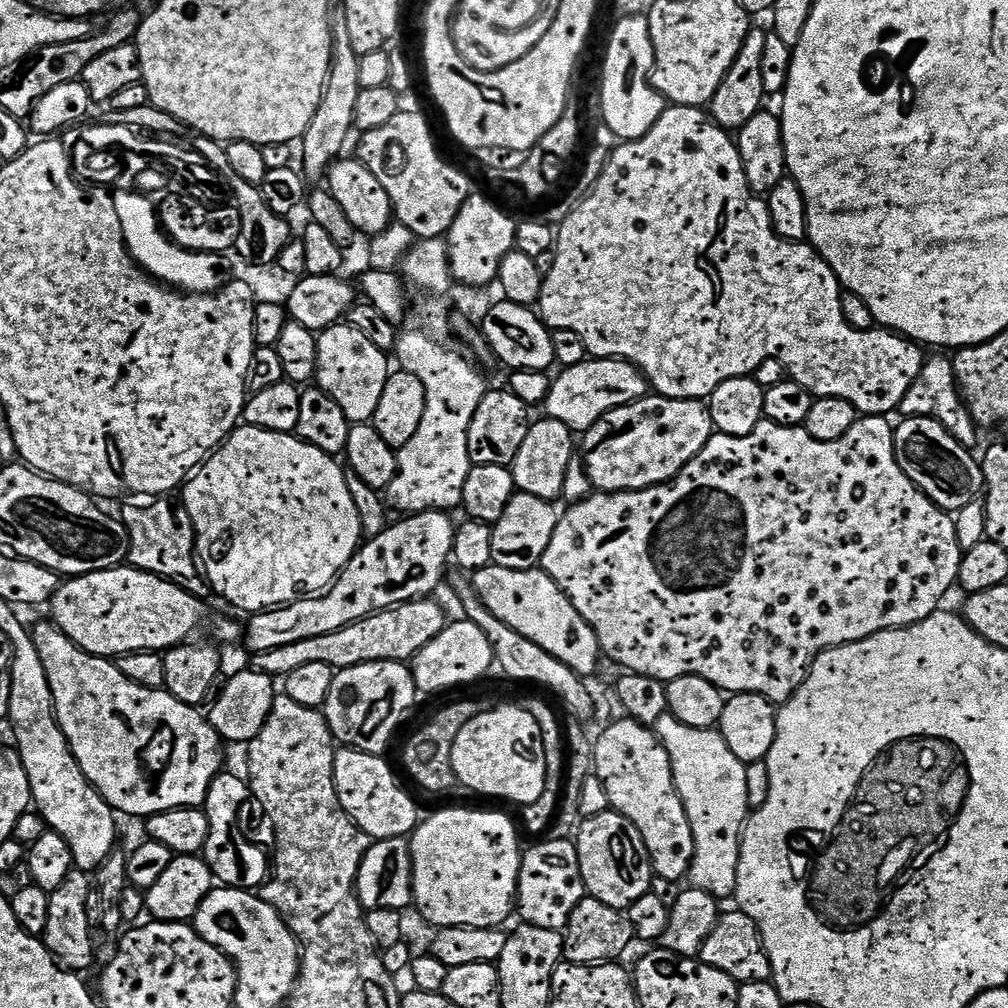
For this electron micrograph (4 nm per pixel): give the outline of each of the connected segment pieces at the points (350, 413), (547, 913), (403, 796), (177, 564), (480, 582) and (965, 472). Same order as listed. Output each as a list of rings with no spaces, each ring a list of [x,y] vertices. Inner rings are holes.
[[[347,322],[332,324],[318,336],[318,366],[316,367],[315,383],[346,414],[352,424],[369,423],[378,410],[378,401],[382,398],[382,390],[390,375],[389,357],[374,342],[369,342],[362,330],[354,330]]]
[[[544,838],[541,844],[525,851],[520,858],[520,884],[516,888],[518,916],[525,924],[542,926],[560,932],[568,925],[570,914],[586,895],[582,870],[578,866],[578,850],[571,839]]]
[[[341,747],[334,762],[336,793],[346,814],[373,841],[386,838],[411,837],[422,819],[418,805],[412,796],[396,781],[392,768],[384,756],[360,752],[357,748]]]
[[[152,498],[147,502],[136,502],[140,504],[132,505],[125,503],[123,505],[123,515],[122,519],[124,521],[124,528],[128,532],[128,559],[127,563],[131,565],[133,568],[140,568],[143,572],[149,572],[150,574],[154,574],[155,576],[161,576],[163,580],[174,580],[180,587],[185,588],[190,594],[194,594],[200,599],[201,602],[207,601],[207,596],[211,597],[213,595],[213,590],[208,585],[207,580],[204,579],[204,573],[198,563],[198,557],[196,554],[196,531],[194,530],[194,526],[192,525],[192,519],[190,518],[190,514],[186,511],[180,510],[177,508],[177,516],[176,516],[176,508],[171,504],[171,499],[168,498]]]
[[[489,566],[474,574],[476,592],[480,600],[506,626],[518,630],[522,638],[530,638],[530,642],[538,642],[546,654],[554,654],[558,662],[570,666],[581,678],[588,675],[602,661],[600,643],[594,630],[574,610],[570,598],[554,583],[547,572],[539,567],[526,570],[510,570]]]
[[[910,416],[895,425],[896,457],[902,470],[940,508],[954,514],[966,502],[981,495],[984,483],[982,464],[948,433],[946,426],[929,416]]]

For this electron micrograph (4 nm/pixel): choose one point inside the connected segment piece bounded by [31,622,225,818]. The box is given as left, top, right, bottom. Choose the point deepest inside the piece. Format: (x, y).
(146, 752)

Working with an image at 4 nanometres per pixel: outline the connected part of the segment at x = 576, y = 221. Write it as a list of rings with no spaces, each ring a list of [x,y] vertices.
[[[665,107],[658,122],[654,122],[645,136],[617,143],[598,182],[588,191],[584,201],[567,213],[563,220],[564,225],[556,232],[554,255],[551,257],[552,269],[547,269],[538,301],[540,319],[552,330],[574,330],[574,334],[582,338],[589,357],[614,356],[635,364],[648,379],[655,395],[675,400],[707,401],[712,392],[722,386],[722,382],[739,376],[752,376],[756,368],[766,362],[766,358],[778,358],[785,373],[806,386],[813,397],[842,398],[854,405],[857,413],[888,416],[899,409],[902,398],[906,398],[906,390],[910,390],[914,378],[918,378],[922,370],[926,352],[921,345],[880,326],[867,328],[863,332],[846,322],[840,301],[840,279],[811,243],[783,240],[774,230],[767,199],[752,192],[746,182],[746,170],[742,166],[740,149],[737,148],[735,139],[730,135],[729,129],[719,128],[704,108]]]

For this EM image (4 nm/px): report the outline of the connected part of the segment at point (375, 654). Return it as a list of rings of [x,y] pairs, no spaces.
[[[421,598],[398,604],[385,611],[348,624],[330,634],[316,638],[302,639],[288,646],[275,647],[274,650],[259,652],[254,664],[257,671],[271,676],[285,676],[299,666],[309,662],[326,662],[334,670],[349,668],[366,661],[399,660],[411,661],[421,649],[425,648],[448,623],[448,616],[435,599]]]

